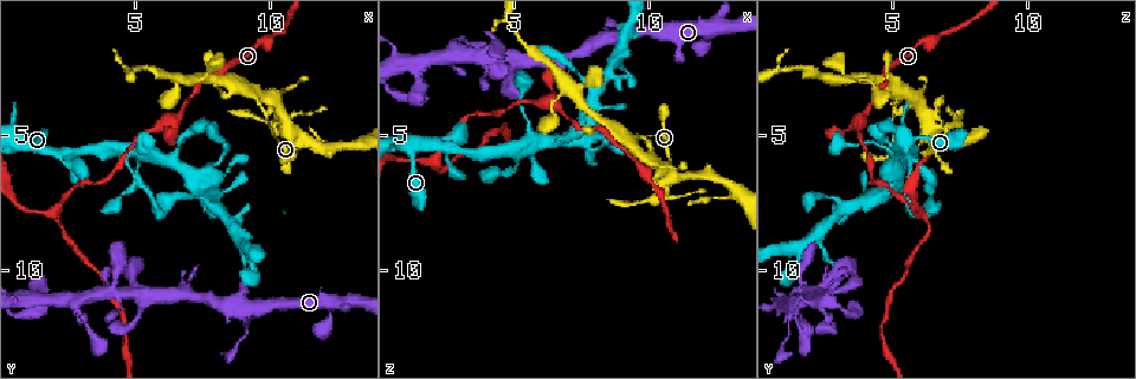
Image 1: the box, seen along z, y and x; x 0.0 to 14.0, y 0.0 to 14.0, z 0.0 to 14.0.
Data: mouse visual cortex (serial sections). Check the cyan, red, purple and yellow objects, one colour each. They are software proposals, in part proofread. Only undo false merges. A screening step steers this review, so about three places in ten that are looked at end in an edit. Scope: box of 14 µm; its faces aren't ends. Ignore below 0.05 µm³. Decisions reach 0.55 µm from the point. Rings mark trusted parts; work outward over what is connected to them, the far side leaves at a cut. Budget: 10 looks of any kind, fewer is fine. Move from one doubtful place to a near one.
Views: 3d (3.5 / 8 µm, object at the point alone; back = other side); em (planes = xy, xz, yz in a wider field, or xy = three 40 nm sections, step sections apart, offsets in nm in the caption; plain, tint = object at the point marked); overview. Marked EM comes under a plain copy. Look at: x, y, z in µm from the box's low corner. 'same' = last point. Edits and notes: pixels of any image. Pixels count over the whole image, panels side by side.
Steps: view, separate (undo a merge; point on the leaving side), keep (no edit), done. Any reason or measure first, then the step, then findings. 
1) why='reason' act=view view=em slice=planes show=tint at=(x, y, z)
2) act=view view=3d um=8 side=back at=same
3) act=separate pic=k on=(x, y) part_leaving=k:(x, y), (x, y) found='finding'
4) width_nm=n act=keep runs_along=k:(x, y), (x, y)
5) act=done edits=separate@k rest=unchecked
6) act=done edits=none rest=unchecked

why='sudden change in width' act=view view=3d um=3.5 at=(6.3, 4.5, 3.8)

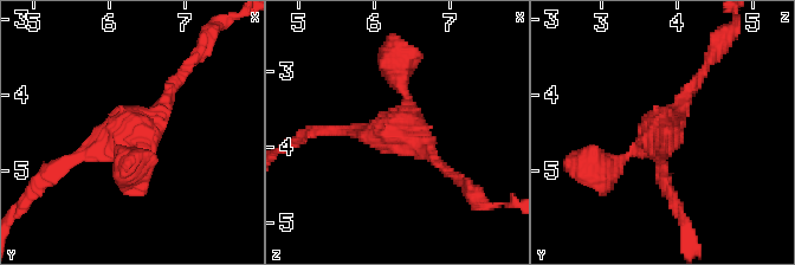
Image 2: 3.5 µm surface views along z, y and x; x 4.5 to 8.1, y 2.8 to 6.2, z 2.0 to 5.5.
arms=3 arm_widths_nm=150,200,200 act=view view=em slice=xy step=2 show=tint at=(6.40, 4.50, 3.75)

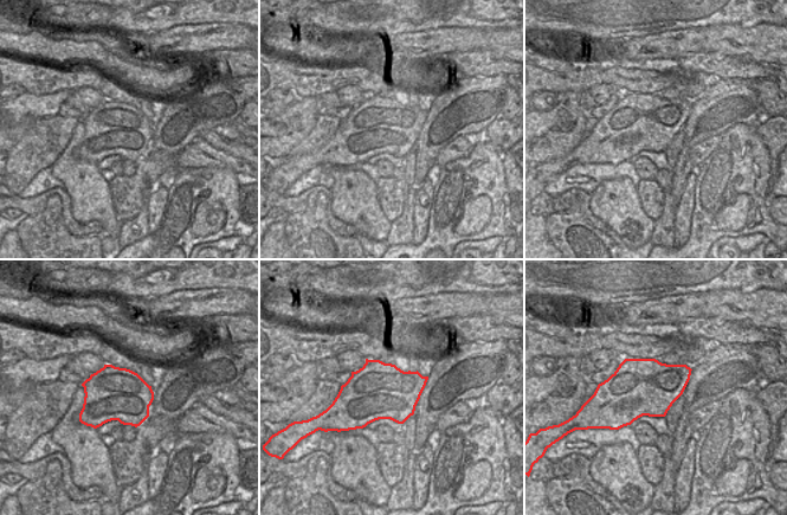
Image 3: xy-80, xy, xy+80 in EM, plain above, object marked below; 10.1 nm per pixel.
act=keep runs_along=2:(180, 77), (143, 128), (64, 160) found='continuous, no second cell'

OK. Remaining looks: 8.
why='a narrow waist' act=view view=3d um=3.5 at=(2.3, 8.4, 6.4)

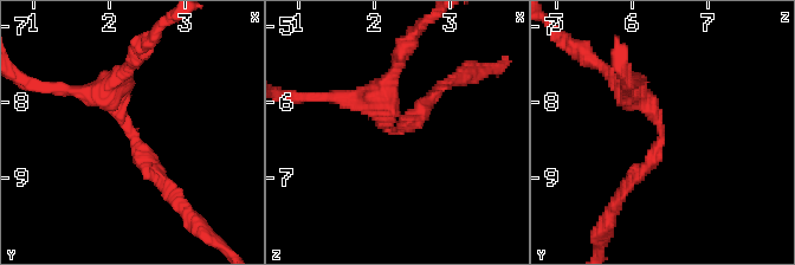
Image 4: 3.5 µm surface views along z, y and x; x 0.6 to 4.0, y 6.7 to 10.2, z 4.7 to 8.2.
arm_widths_nm=200,300 why='now the EM' act=view view=em slice=planes show=tint at=(2.30, 8.50, 6.35)

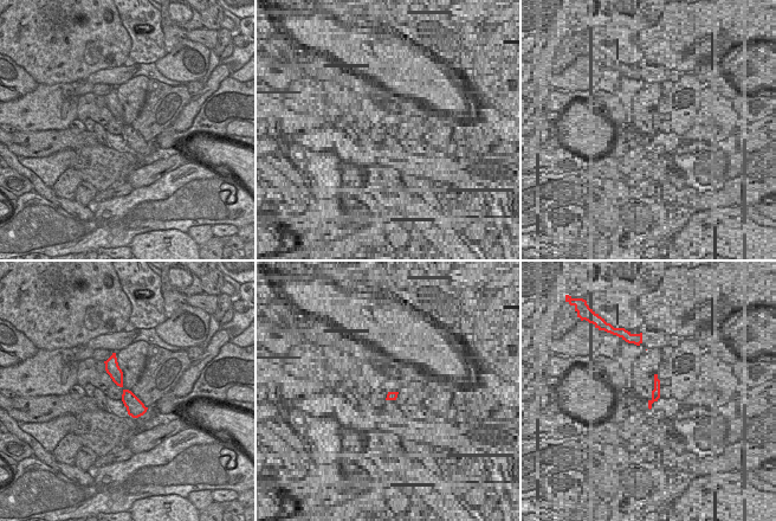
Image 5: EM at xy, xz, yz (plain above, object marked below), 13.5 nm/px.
width_nm=240 act=keep runs_along=4:(116, 79), (123, 123), (170, 195) found='all the same cell'

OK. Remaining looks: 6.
why='four arms meet' act=view view=3d um=3.5 at=(11.0, 5.0, 6.5)

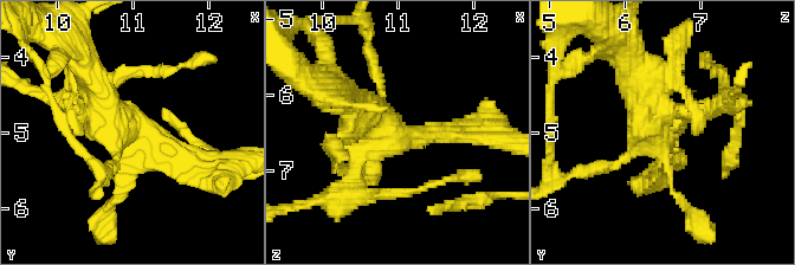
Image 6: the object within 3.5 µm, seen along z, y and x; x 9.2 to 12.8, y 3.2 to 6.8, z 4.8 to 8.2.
why='now the EM' act=view view=em slice=xy step=5 show=tint at=(10.95, 5.00, 6.55)

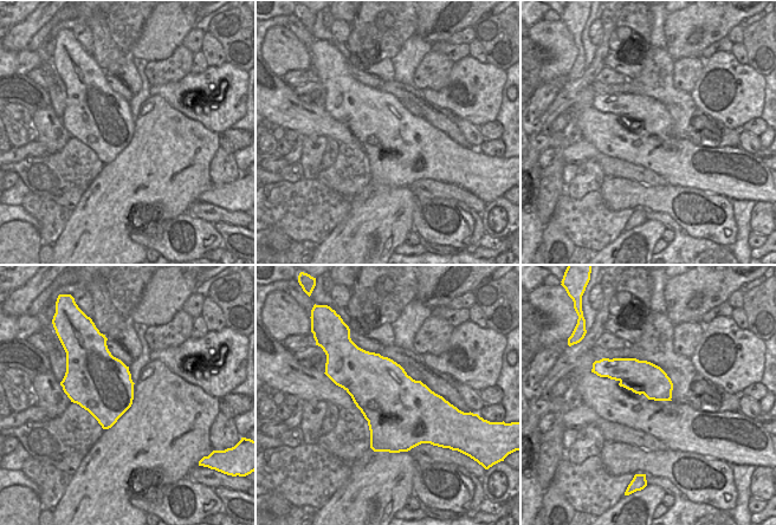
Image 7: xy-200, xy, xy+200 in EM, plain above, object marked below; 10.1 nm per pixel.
width_nm=700 act=keep runs_along=6:(111, 166), (115, 129), (78, 50) found='all the same cell'

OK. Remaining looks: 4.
why='three arms meet' act=view view=3d um=3.5 at=(8.7, 3.2, 4.7)

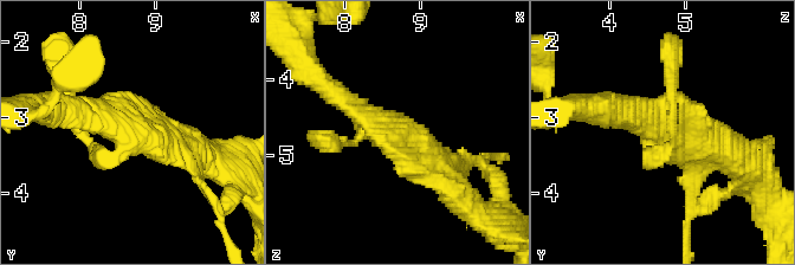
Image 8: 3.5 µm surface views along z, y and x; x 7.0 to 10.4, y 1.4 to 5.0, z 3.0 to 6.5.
act=view view=em slice=xy step=1 show=tint at=(8.75, 3.20, 4.70)

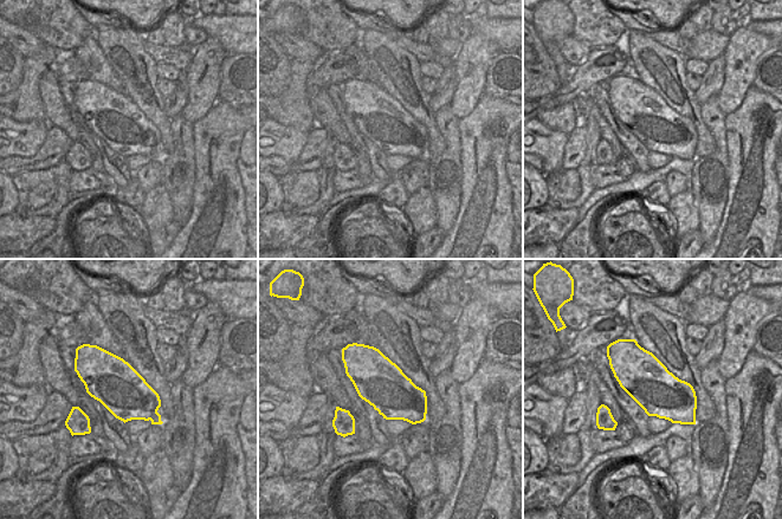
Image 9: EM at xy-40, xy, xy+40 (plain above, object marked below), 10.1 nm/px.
act=keep runs_along=8:(452, 187), (413, 141), (336, 96) found='one cell here'

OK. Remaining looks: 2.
act=done edits=none rest=unchecked

